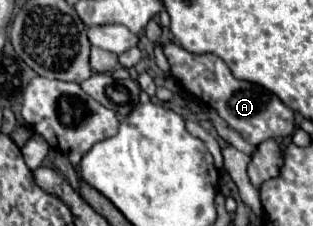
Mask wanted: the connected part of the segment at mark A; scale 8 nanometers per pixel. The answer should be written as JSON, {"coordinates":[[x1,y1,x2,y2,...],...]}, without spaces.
{"coordinates":[[163,44,163,54,169,60,171,66,171,76,193,96,197,96,201,102,209,104,211,108,217,110,217,114,231,126,235,128,249,144,259,146,263,140,269,138,285,138,293,134,295,130,295,116,289,106,285,106,273,92,265,90,259,84,237,80,227,64,213,56,213,54,191,54,183,50,177,44]]}

